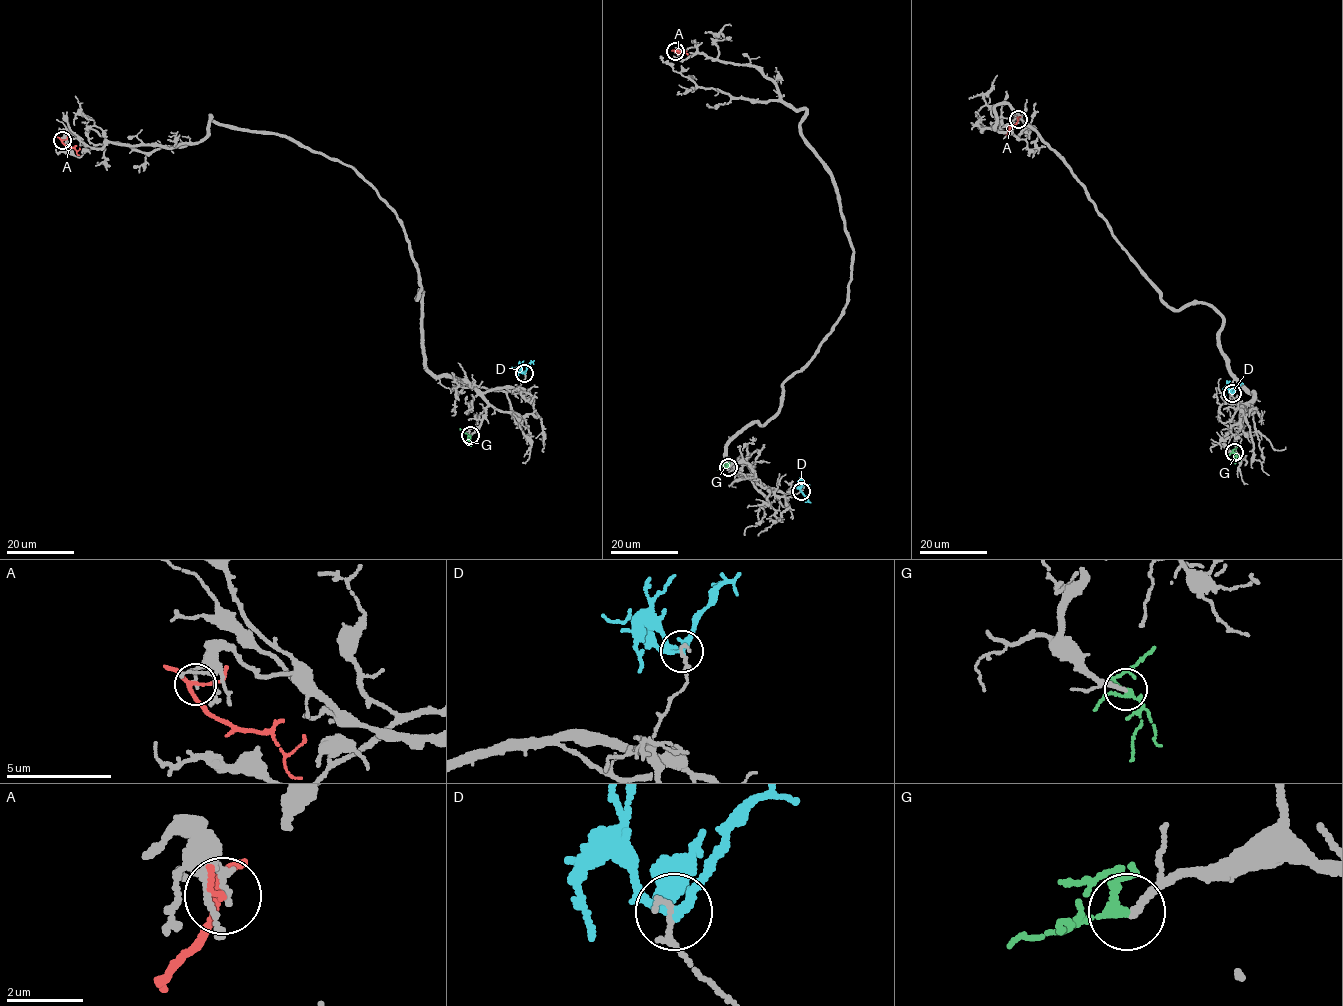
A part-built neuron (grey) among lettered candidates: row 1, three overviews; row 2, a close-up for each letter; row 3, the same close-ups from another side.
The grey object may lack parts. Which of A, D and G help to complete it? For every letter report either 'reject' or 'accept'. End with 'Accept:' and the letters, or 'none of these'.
A: reject
D: reject
G: accept
Accept: G

